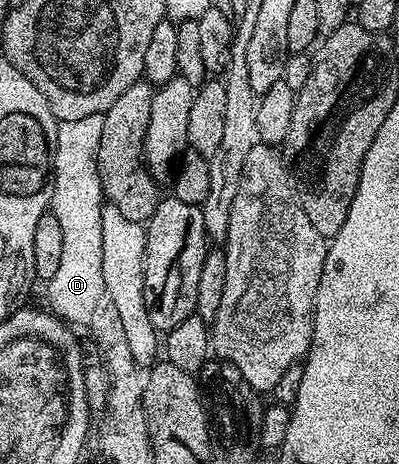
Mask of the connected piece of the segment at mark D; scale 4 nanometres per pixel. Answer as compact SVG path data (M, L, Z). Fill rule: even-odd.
M95 113L94 115L86 115L86 119L74 119L73 121L61 121L55 127L56 129L56 141L54 137L54 148L50 153L50 211L58 219L58 224L62 226L62 264L58 266L58 272L54 274L54 279L47 282L46 289L48 289L48 301L51 312L55 316L63 319L65 322L73 323L72 321L82 321L82 323L88 323L91 319L91 315L94 312L100 300L106 297L104 291L104 280L102 279L102 211L106 207L104 199L104 193L100 187L100 172L98 171L98 139L102 139L102 123L104 122L101 114Z

